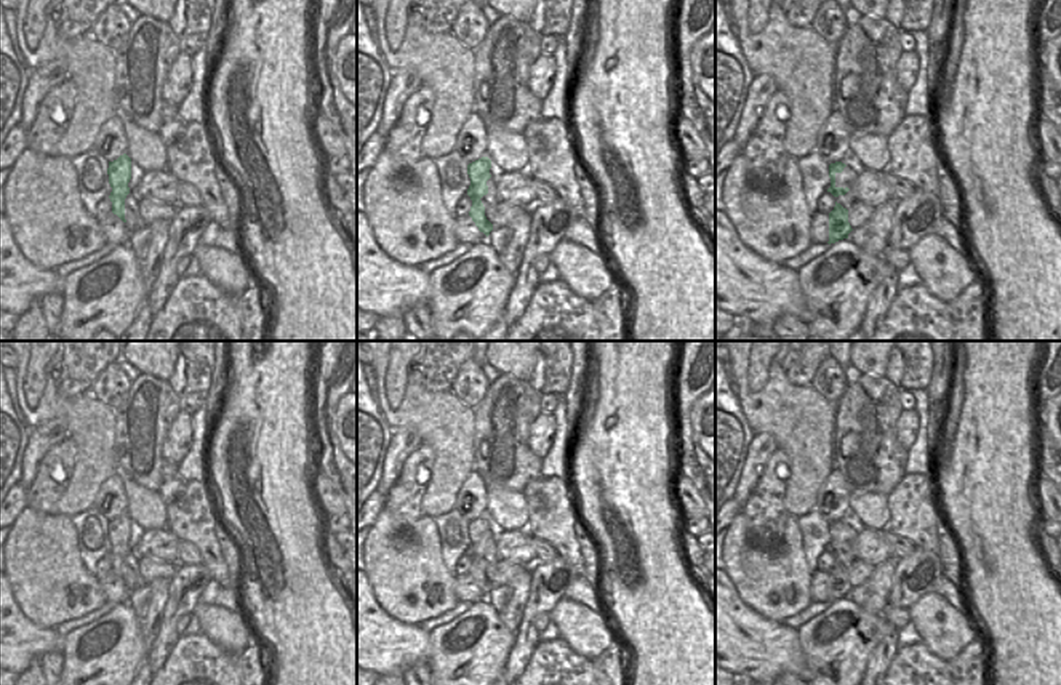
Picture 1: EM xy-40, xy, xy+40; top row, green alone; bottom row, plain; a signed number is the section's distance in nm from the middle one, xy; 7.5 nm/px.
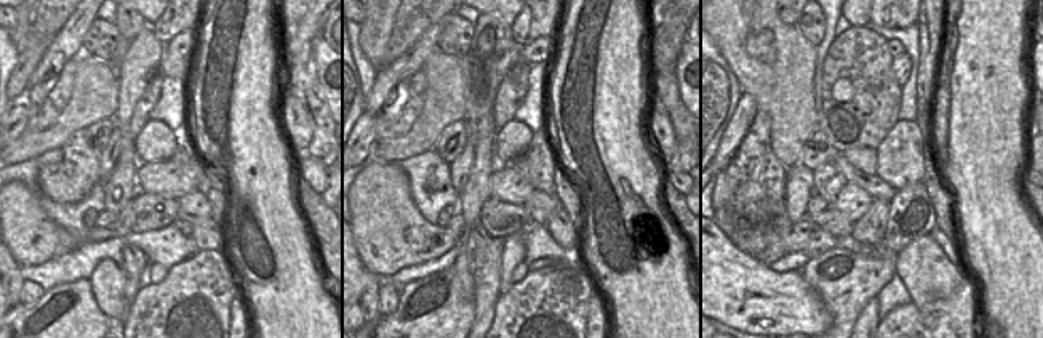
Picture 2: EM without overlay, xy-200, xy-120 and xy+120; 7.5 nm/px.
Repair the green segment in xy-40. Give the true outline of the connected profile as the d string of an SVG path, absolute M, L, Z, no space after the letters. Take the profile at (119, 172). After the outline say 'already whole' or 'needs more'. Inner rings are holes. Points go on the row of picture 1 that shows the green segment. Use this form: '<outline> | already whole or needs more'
M123 154L117 160L109 162L107 168L109 184L112 192L109 195L112 202L112 213L117 214L123 222L125 219L125 198L130 194L128 182L131 179L131 158Z | already whole

